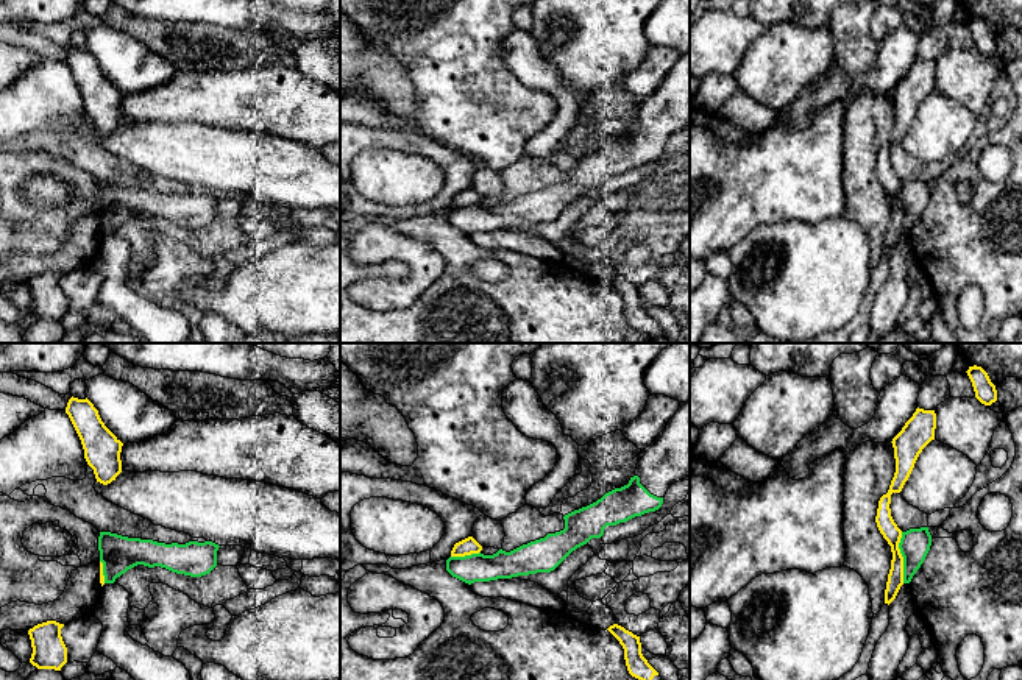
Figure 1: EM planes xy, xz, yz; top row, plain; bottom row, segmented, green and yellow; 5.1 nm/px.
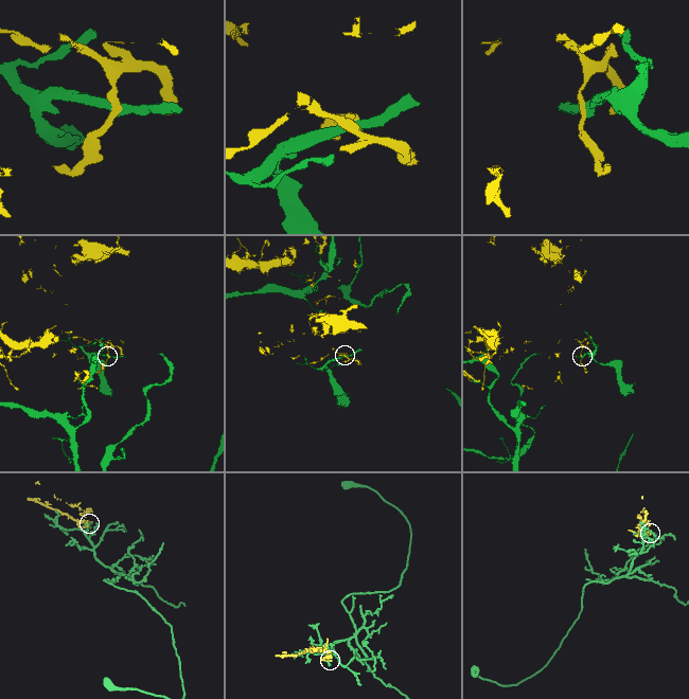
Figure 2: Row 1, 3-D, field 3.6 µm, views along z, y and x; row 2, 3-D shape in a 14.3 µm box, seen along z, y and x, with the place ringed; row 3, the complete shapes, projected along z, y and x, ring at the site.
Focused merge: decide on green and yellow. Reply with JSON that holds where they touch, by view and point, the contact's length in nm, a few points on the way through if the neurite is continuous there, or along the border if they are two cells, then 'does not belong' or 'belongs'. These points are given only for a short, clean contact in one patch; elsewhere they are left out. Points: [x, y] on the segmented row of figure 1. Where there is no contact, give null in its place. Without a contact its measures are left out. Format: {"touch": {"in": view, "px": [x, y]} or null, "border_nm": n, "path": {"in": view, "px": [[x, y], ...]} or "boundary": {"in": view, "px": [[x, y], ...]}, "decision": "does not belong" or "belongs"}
{"touch": {"in": "yz", "px": [902, 556]}, "border_nm": 260, "decision": "does not belong"}

